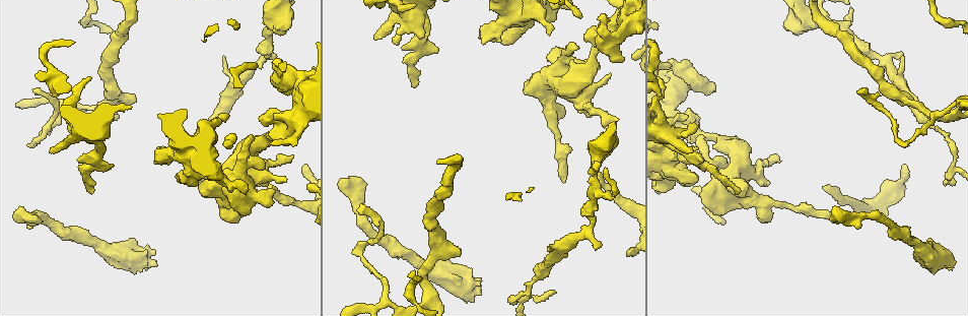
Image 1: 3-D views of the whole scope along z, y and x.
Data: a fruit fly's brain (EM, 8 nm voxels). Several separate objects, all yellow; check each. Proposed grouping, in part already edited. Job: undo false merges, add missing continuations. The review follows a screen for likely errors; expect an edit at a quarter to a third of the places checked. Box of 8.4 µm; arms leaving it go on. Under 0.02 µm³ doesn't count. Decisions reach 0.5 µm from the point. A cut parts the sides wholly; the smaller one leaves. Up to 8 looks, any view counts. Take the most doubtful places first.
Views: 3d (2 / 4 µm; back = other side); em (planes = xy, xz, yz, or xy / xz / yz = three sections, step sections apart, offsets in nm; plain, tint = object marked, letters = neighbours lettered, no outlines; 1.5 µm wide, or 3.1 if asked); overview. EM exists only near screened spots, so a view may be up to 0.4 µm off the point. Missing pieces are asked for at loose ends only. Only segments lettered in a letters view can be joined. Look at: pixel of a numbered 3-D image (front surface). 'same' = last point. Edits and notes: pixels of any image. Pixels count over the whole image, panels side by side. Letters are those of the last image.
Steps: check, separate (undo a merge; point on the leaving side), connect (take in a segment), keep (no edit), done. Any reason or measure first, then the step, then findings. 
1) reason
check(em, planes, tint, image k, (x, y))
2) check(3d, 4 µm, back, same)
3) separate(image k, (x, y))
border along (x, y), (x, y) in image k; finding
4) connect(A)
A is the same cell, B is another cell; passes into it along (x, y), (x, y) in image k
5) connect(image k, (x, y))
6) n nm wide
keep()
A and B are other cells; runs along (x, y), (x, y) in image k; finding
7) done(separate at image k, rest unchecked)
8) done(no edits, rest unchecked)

an open end
check(em, planes, letters, image 1, (377, 39))

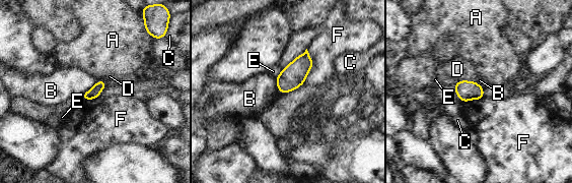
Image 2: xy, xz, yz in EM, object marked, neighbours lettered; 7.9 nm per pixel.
keep()
A, B, C, D, E and F are other cells; border along (96, 81), (89, 89), (80, 95) in image 2; no lettered segment goes on from it

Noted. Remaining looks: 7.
an open end
check(em, planes, plain, image 1, (458, 255))

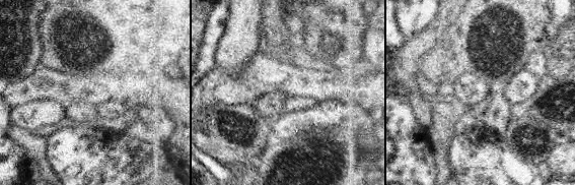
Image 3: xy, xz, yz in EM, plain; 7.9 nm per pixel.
check(em, planes, tint, same)

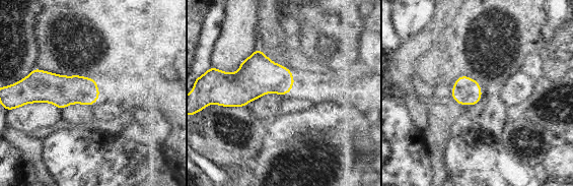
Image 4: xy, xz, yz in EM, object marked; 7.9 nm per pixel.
see the neighbours
check(em, planes, letters, same)

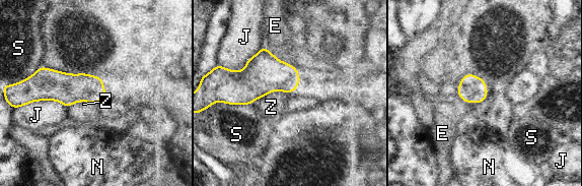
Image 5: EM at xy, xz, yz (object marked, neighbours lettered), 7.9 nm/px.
keep()
E, J, N, S and Z are other cells; border along (283, 91), (270, 91), (259, 99) in image 5; none of them fits

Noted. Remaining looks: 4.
an open end
check(em, xz, step 4, tint, image 1, (411, 85))

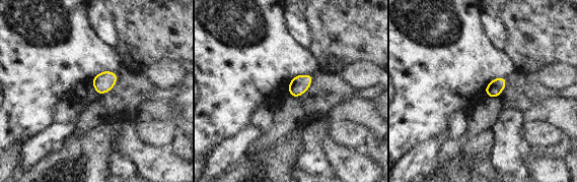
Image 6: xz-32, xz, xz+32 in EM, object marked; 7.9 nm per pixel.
cut it another way
check(em, planes, letters, same)

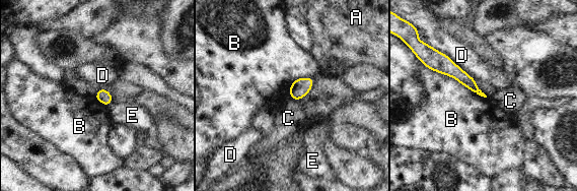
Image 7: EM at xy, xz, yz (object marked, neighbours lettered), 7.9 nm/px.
B touches over 550 nm
keep()
A, B, C, D and E are other cells; none of them fits

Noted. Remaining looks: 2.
tapers out
check(3d, 2 µm, image 1, (595, 250))

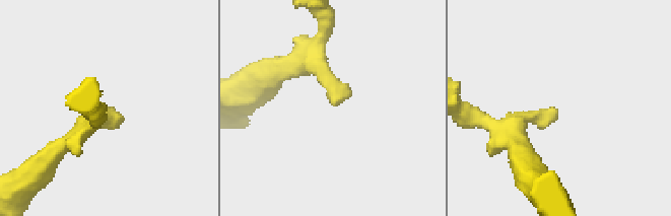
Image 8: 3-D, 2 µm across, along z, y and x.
check(em, planes, letters, image 8, (334, 105))

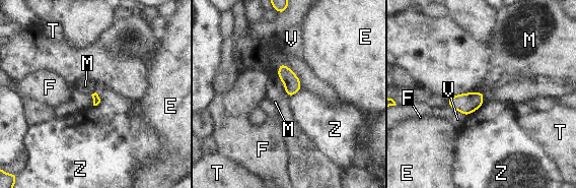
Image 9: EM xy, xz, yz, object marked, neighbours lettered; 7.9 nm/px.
V touches over 200 nm
keep()
E, F, M, T, V and Z are other cells; border along (95, 91), (99, 102), (93, 106) in image 9; none of them fits

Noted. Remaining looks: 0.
done(no edits, rest unchecked)

